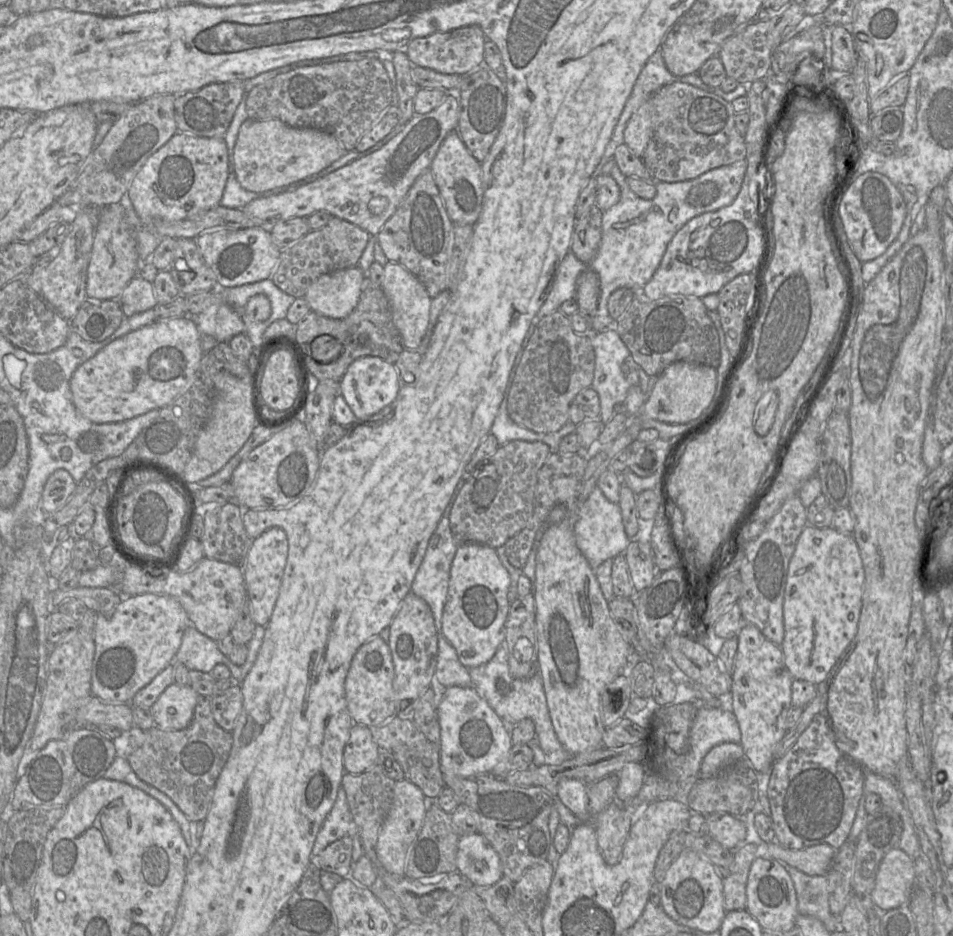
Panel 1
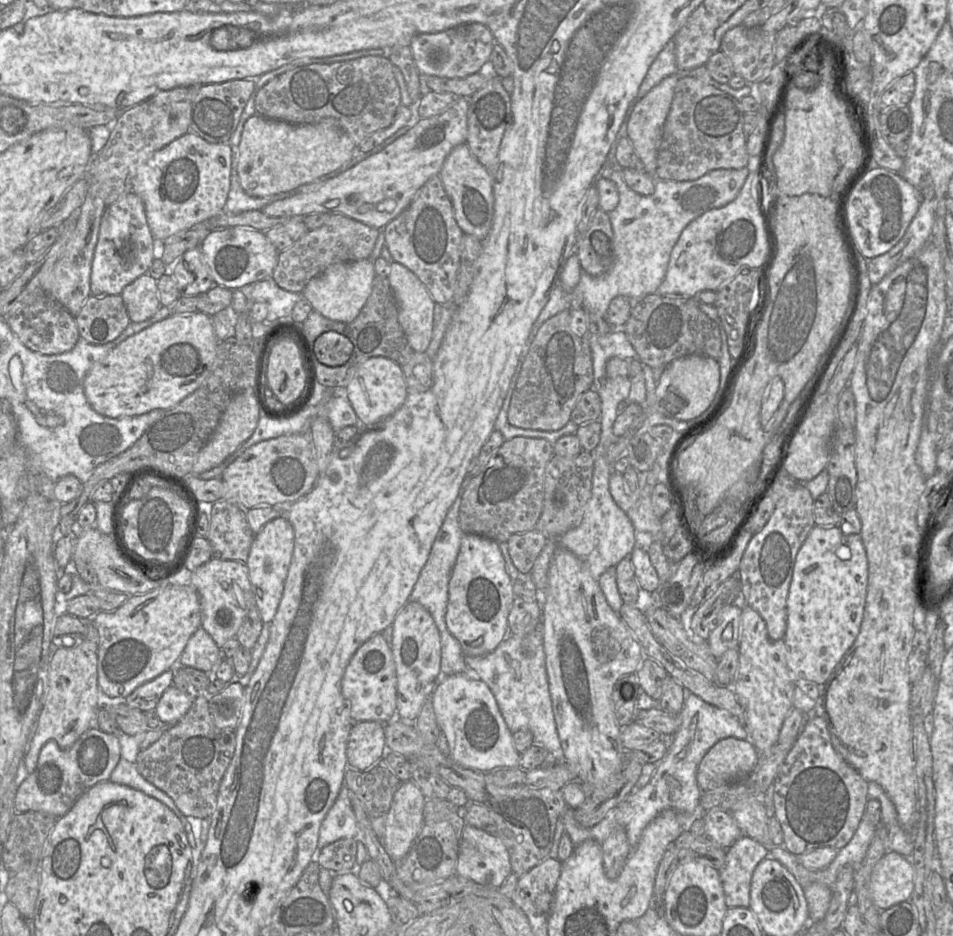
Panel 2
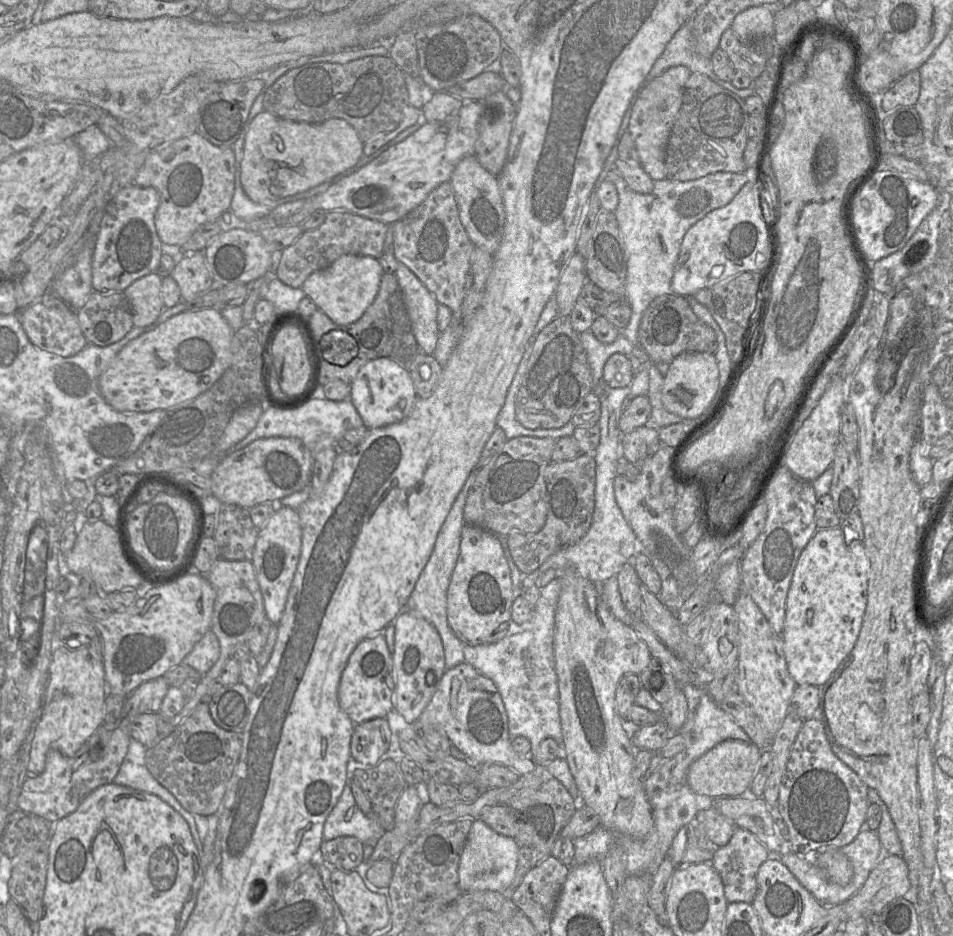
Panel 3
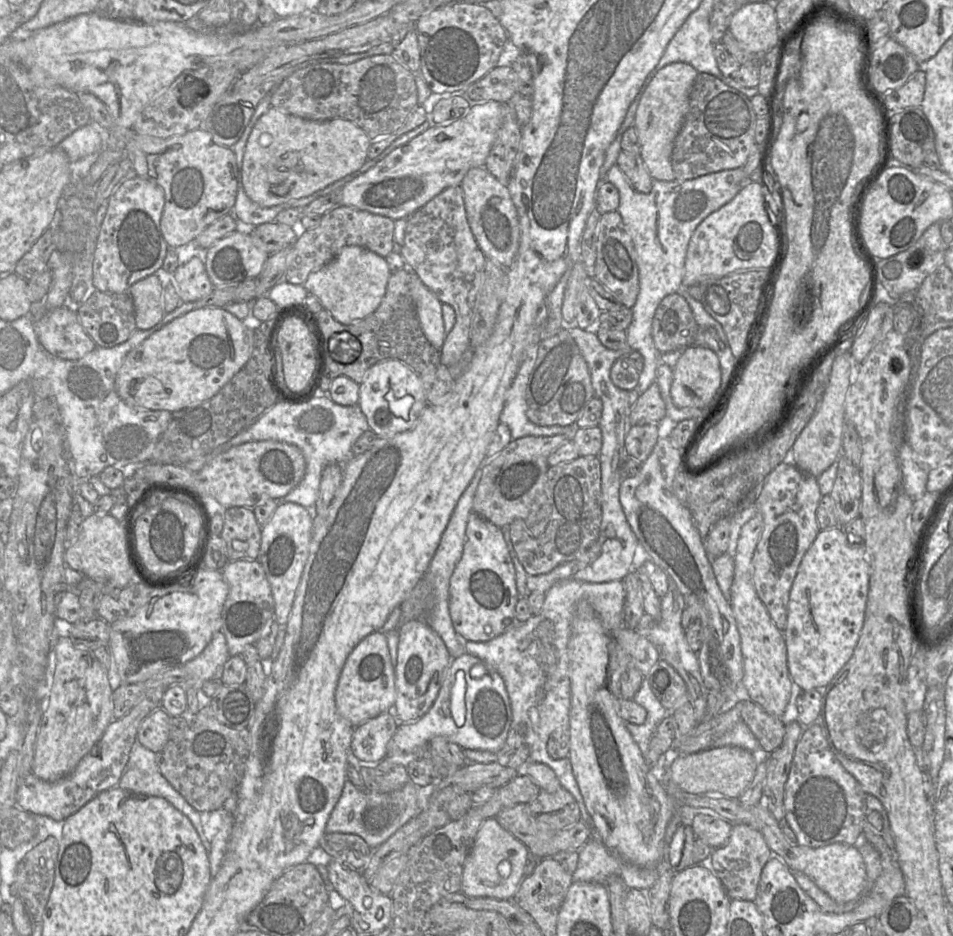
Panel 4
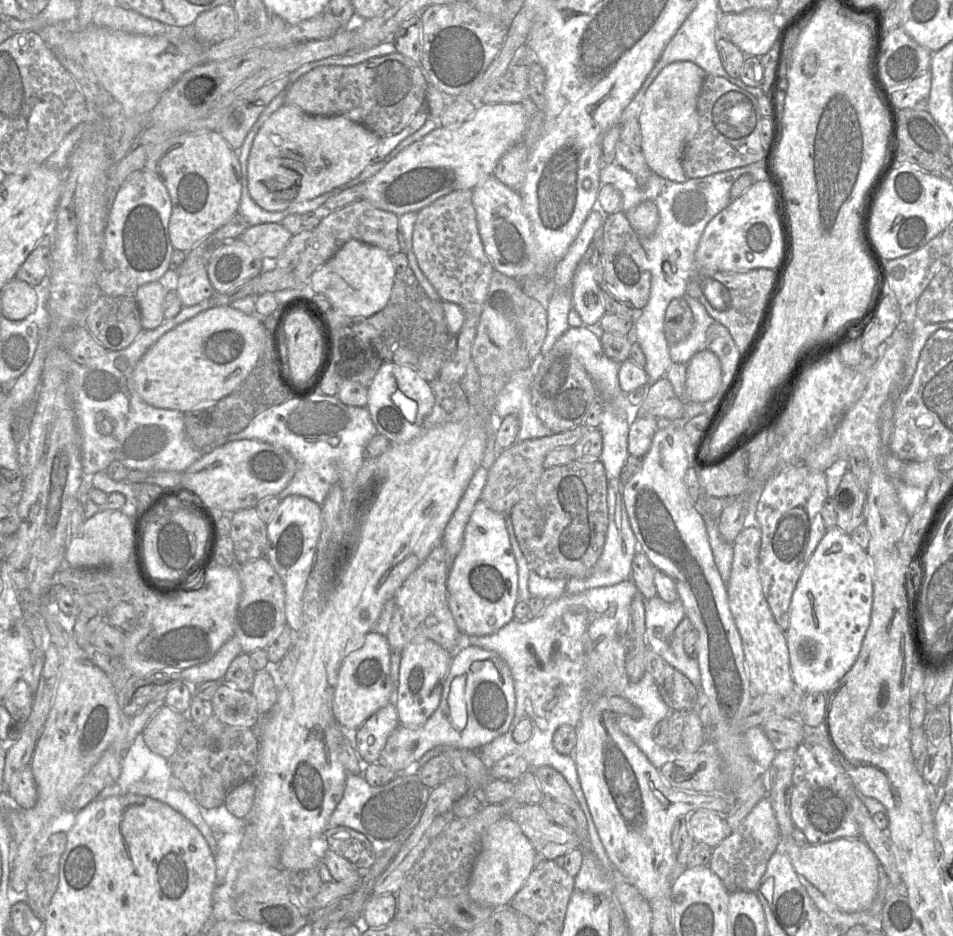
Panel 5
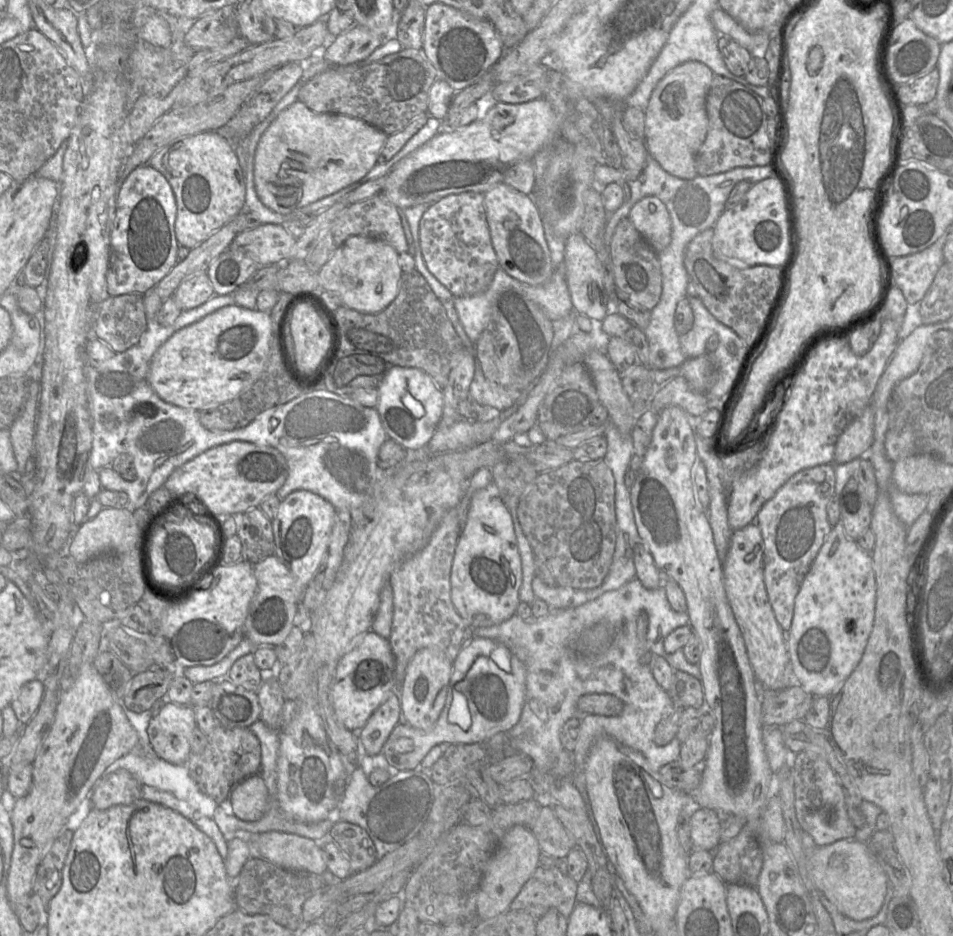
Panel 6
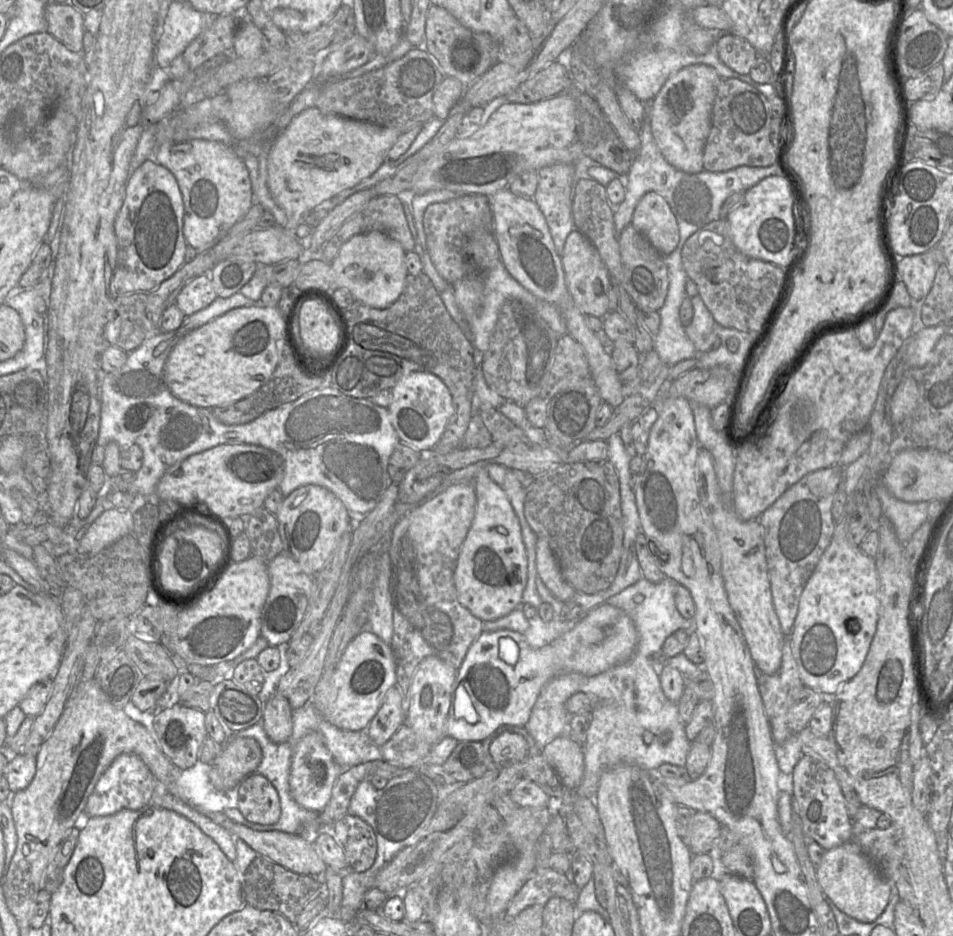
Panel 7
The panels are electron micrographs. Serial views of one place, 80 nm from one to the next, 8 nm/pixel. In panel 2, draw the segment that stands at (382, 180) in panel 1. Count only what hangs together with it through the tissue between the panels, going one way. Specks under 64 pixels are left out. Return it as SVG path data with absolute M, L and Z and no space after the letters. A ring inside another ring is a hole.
M458 97L443 113L421 118L406 134L381 152L328 179L318 190L275 201L266 205L262 213L277 218L308 216L313 213L342 214L370 227L383 229L409 206L415 193L429 178L439 174L452 149L466 143L467 98Z

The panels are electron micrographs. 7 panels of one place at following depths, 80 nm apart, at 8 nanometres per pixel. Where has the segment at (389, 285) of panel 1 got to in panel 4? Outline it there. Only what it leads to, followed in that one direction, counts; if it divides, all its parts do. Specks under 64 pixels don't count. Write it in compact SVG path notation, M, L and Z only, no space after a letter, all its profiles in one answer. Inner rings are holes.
M406 265L409 273L409 289L414 300L421 329L429 343L441 350L446 333L442 317L442 303L421 281L419 276Z

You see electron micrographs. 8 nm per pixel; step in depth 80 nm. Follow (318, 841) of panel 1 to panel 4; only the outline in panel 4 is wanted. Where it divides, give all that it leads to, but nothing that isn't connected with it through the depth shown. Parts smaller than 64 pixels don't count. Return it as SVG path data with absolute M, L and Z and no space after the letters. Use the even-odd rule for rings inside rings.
M346 779L341 797L327 821L326 833L346 833L360 836L371 849L377 849L397 830L427 808L426 790L431 787L417 786L412 782L391 793L360 790Z

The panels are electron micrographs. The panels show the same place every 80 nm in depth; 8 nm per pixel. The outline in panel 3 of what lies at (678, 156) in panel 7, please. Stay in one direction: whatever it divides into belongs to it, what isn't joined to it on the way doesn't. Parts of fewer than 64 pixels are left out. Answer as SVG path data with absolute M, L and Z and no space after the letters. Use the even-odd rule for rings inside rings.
M674 66L654 78L637 99L628 124L640 158L640 165L654 180L667 177L665 153L669 135L682 104L683 90L692 72L685 66Z

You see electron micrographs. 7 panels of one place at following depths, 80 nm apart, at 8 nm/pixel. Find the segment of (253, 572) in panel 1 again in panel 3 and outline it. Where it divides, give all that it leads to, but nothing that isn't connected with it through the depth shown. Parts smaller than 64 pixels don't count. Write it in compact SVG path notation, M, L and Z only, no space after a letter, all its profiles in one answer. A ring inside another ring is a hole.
M283 506L276 510L258 530L251 562L263 597L268 620L277 624L285 608L288 591L299 562L302 546L302 528L298 510Z

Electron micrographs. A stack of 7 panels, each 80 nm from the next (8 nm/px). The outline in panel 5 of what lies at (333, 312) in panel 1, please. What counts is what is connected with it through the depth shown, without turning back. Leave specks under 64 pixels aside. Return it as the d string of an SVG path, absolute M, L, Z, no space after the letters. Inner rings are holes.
M350 240L312 273L309 283L311 291L324 295L333 309L349 317L370 317L387 305L396 273L390 255L383 249Z

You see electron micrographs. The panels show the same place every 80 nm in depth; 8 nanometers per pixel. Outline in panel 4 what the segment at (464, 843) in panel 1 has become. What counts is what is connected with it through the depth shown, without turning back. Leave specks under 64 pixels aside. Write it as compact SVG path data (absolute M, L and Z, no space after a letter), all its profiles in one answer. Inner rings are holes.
M496 818L484 819L463 866L461 892L473 898L512 900L525 878L525 869L533 857L525 844L505 830Z

